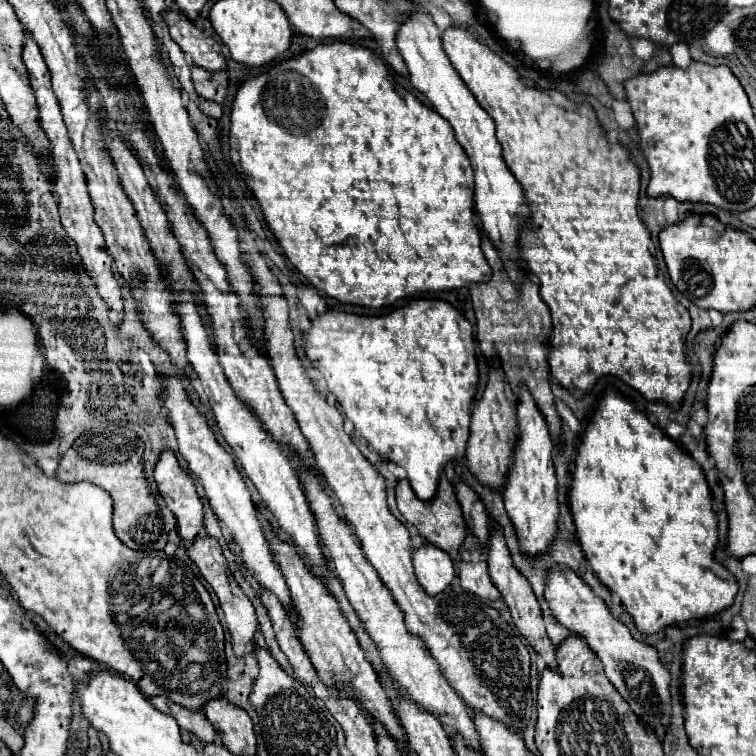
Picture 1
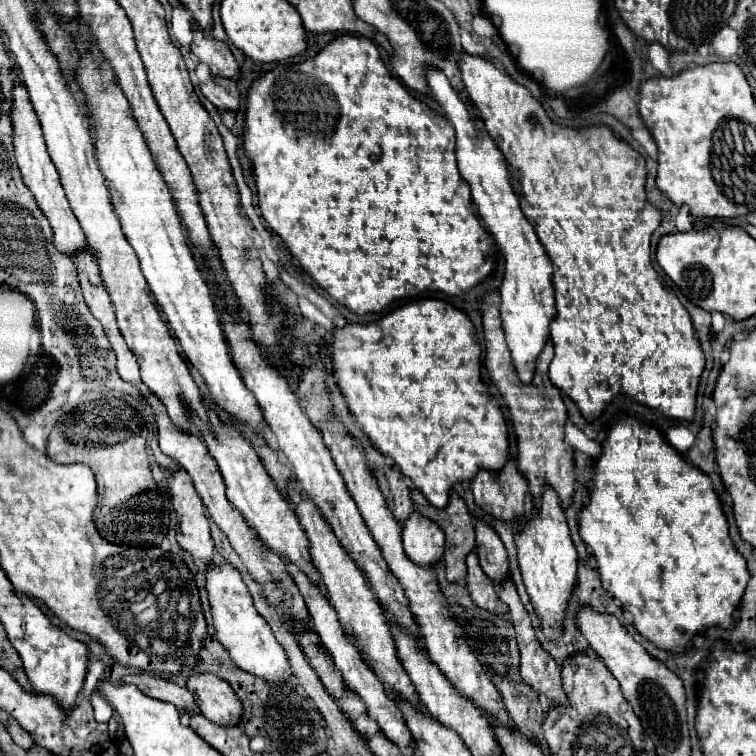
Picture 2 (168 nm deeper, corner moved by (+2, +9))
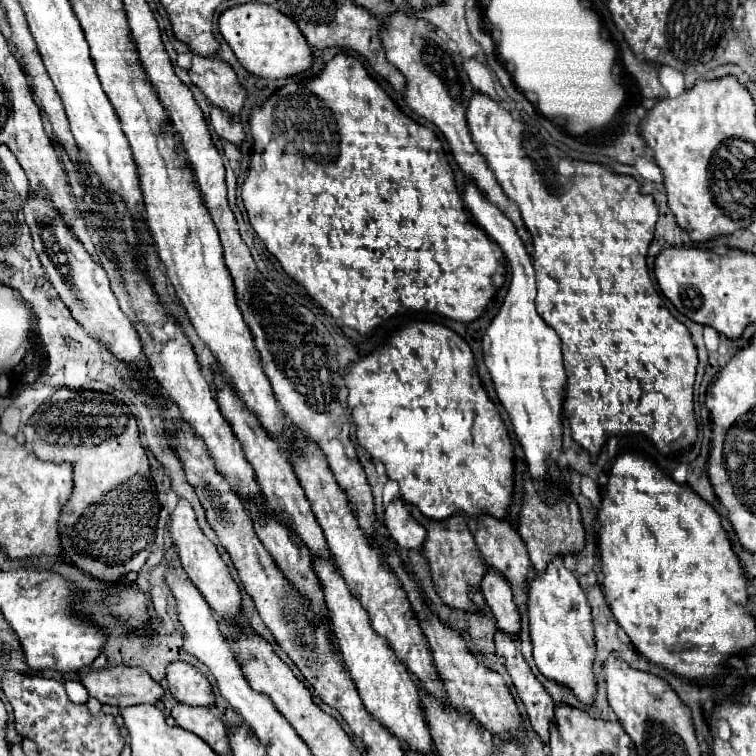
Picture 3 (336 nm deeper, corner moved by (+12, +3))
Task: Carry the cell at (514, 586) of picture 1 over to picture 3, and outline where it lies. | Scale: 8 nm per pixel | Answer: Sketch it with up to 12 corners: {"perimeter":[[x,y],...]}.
{"perimeter":[[498,630],[496,652],[512,676],[532,730],[548,744],[554,702],[516,640]]}

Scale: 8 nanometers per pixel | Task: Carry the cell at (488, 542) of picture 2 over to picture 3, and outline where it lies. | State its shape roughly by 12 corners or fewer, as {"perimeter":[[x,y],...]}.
{"perimeter":[[488,570],[482,590],[498,628],[518,638],[520,614],[510,584]]}

